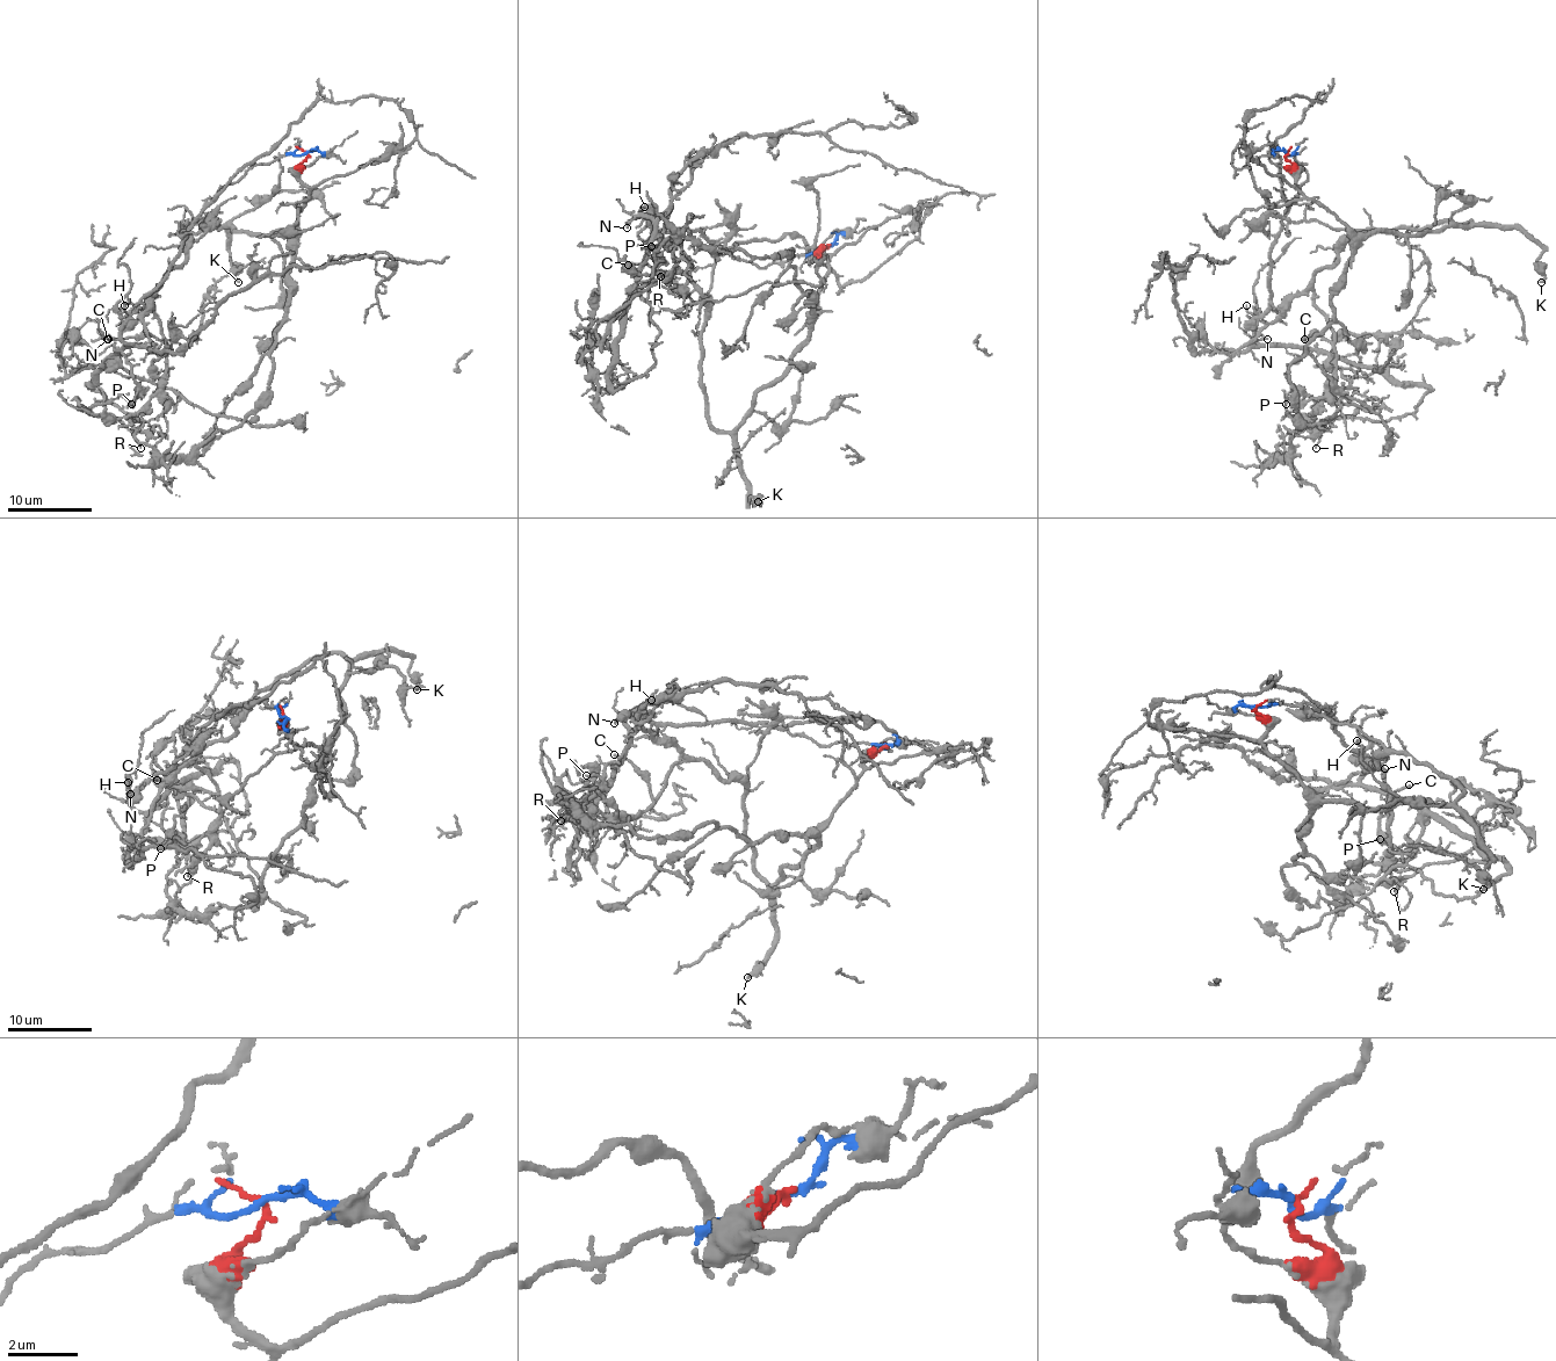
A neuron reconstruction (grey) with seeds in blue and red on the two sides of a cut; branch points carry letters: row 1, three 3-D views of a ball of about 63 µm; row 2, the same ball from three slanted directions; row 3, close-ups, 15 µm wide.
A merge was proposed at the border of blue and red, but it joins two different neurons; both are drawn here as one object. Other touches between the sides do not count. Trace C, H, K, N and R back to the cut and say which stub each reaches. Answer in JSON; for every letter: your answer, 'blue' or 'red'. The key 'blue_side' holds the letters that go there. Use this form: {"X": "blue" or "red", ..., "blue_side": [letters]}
{"C": "red", "H": "blue", "K": "red", "N": "blue", "R": "red", "blue_side": ["H", "N"]}

